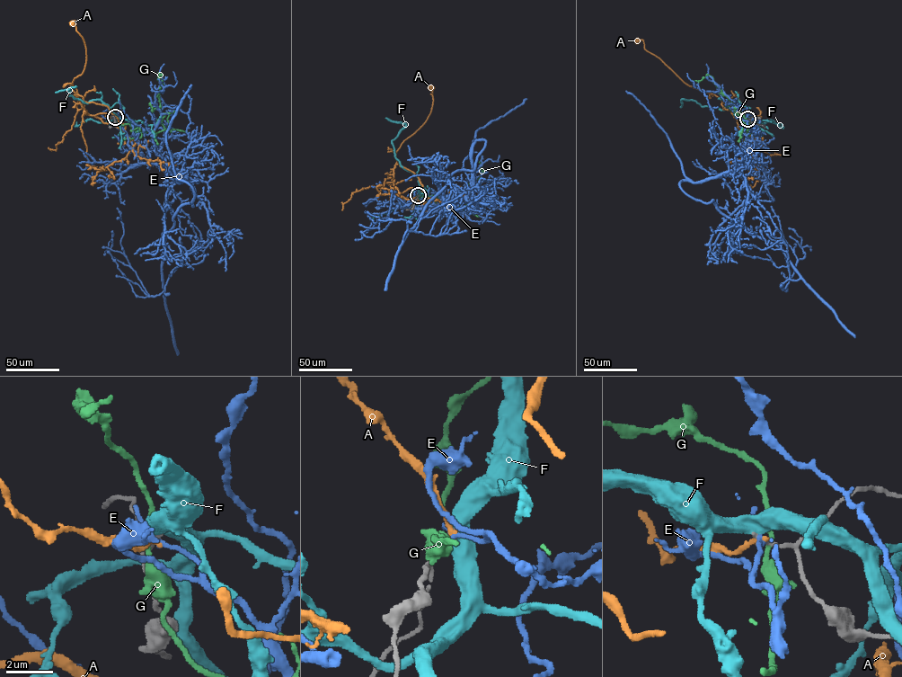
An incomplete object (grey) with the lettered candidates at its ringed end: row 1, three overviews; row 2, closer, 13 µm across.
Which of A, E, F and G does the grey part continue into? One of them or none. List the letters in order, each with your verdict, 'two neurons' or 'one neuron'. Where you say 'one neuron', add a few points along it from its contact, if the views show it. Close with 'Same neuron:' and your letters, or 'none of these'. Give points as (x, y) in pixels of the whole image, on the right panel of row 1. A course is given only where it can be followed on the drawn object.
A: two neurons
E: two neurons
F: two neurons
G: two neurons
Same neuron: none of these

